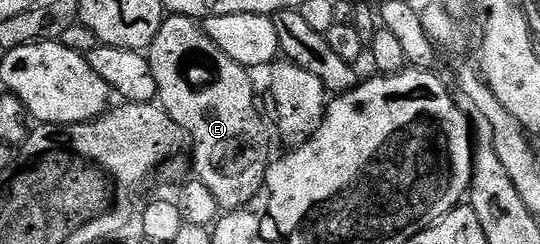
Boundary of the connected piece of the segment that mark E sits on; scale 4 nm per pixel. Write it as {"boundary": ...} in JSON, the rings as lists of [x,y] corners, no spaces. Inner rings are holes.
{"boundary":[[[165,16],[162,27],[154,39],[154,43],[146,51],[146,56],[150,67],[154,71],[156,96],[160,108],[168,112],[170,119],[174,119],[177,130],[179,130],[183,136],[185,133],[185,135],[192,140],[192,165],[196,168],[196,173],[194,173],[195,180],[206,183],[206,187],[214,195],[214,199],[218,199],[221,210],[231,211],[241,209],[243,205],[250,203],[250,199],[254,199],[254,195],[262,187],[264,173],[270,164],[270,156],[268,157],[268,129],[264,126],[264,121],[260,118],[259,111],[256,110],[256,89],[252,86],[253,74],[245,69],[243,65],[234,63],[234,59],[230,59],[230,55],[226,55],[226,51],[222,51],[222,47],[218,47],[218,45],[210,39],[210,35],[206,35],[203,24],[201,24],[199,20],[191,17]]]}

